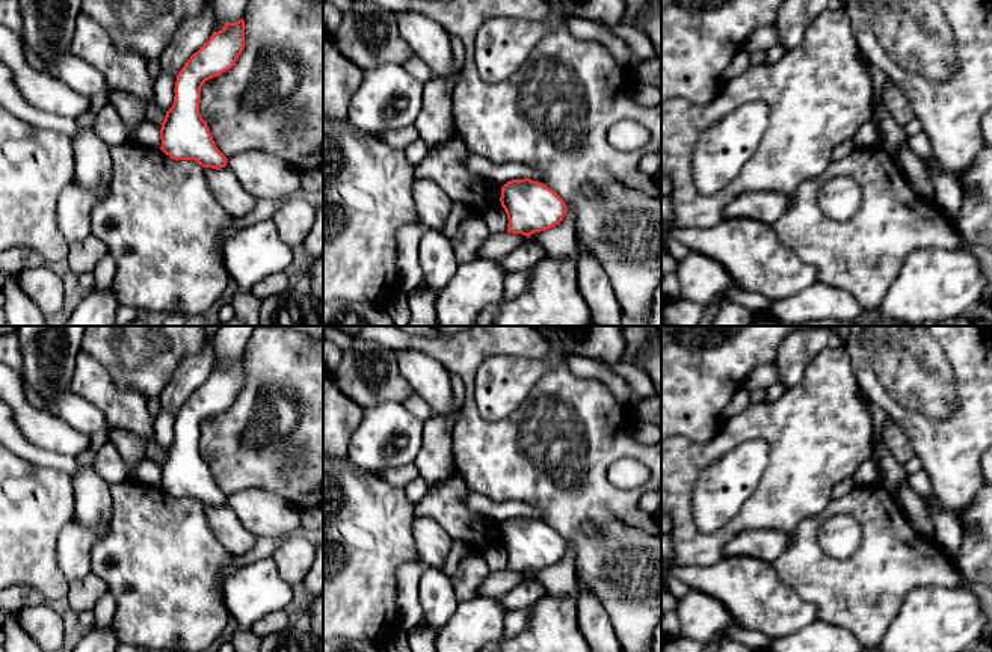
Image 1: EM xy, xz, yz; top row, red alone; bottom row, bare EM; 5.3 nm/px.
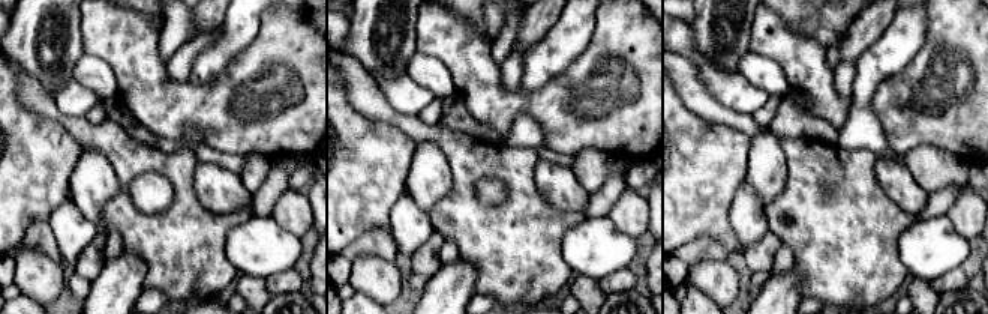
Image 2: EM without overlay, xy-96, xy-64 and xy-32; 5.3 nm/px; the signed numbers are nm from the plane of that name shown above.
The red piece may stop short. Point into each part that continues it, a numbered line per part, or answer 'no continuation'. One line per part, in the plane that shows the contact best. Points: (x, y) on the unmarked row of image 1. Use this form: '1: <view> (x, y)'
no continuation

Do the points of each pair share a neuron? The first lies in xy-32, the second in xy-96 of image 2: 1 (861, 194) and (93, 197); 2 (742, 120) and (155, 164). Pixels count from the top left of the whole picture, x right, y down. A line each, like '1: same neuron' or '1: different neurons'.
1: different neurons
2: same neuron

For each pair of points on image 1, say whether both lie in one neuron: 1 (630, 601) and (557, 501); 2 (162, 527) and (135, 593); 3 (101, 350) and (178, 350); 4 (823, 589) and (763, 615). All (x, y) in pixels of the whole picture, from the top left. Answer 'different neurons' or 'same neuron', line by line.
1: same neuron
2: same neuron
3: same neuron
4: different neurons

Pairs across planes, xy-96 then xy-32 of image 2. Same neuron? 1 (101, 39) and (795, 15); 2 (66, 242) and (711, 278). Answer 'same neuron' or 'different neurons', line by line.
1: different neurons
2: different neurons

